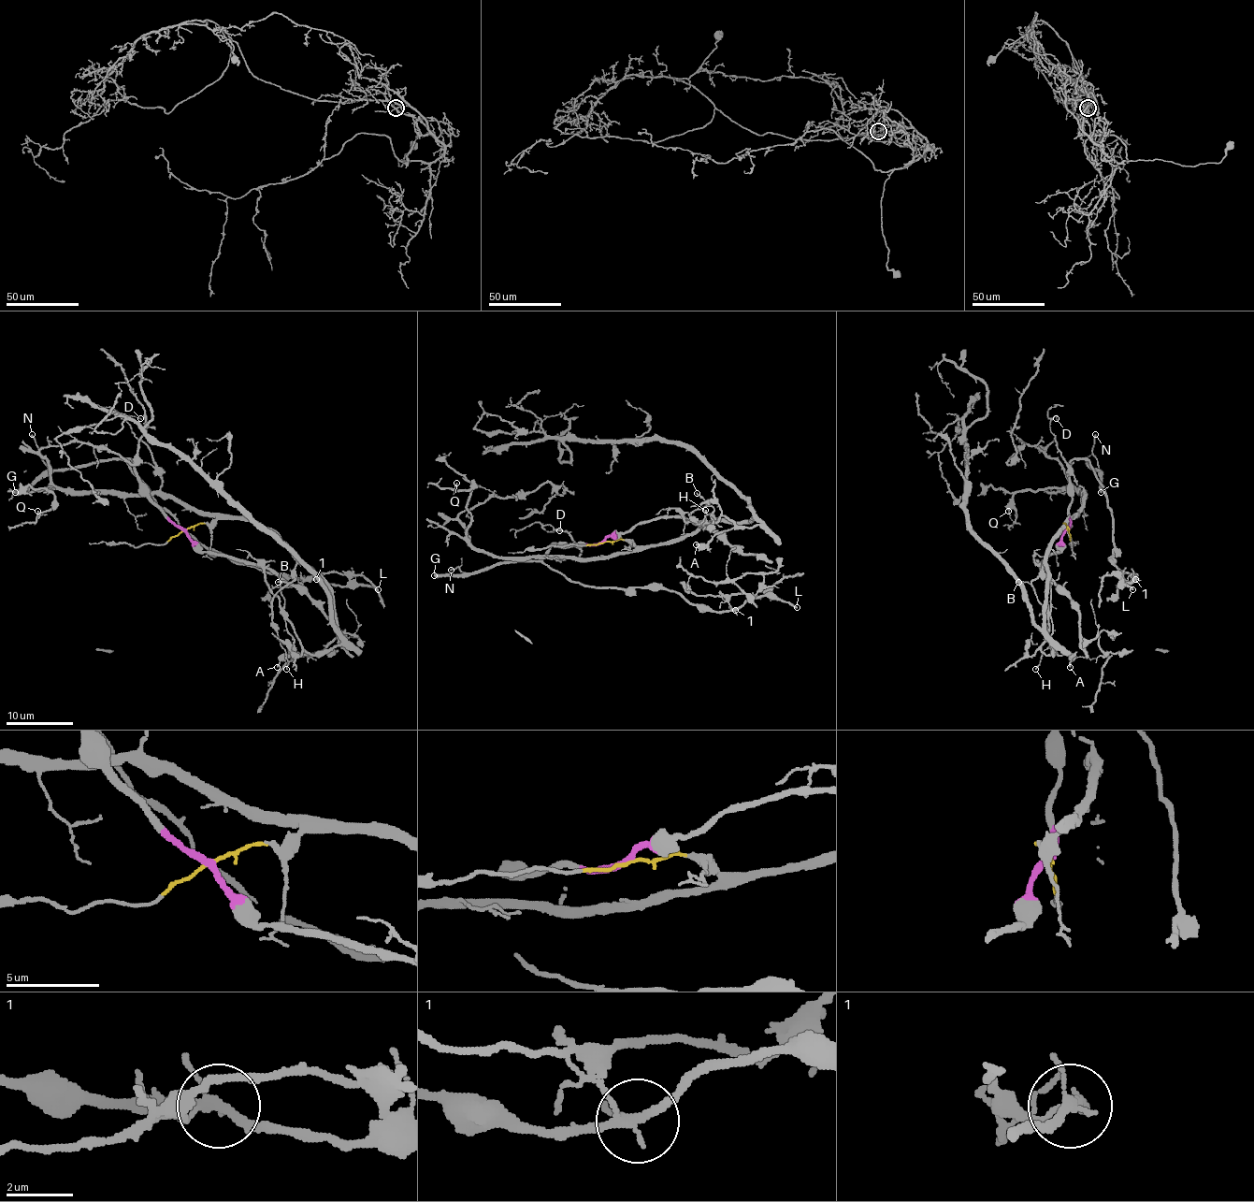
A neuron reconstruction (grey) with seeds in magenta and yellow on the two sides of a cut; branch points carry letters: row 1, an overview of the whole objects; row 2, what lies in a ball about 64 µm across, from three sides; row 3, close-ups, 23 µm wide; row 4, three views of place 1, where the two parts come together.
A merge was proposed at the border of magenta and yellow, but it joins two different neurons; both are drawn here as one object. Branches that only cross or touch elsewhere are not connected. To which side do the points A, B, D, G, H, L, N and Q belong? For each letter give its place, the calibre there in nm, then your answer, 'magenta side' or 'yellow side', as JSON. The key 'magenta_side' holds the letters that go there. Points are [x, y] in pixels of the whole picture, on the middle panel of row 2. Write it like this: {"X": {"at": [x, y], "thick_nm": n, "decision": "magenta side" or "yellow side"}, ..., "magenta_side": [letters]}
{"A": {"at": [696, 544], "thick_nm": 180, "decision": "yellow side"}, "B": {"at": [697, 493], "thick_nm": 150, "decision": "yellow side"}, "D": {"at": [559, 530], "thick_nm": 100, "decision": "yellow side"}, "G": {"at": [434, 575], "thick_nm": 400, "decision": "magenta side"}, "H": {"at": [705, 510], "thick_nm": 120, "decision": "yellow side"}, "L": {"at": [797, 607], "thick_nm": 240, "decision": "magenta side"}, "N": {"at": [451, 570], "thick_nm": 180, "decision": "magenta side"}, "Q": {"at": [456, 483], "thick_nm": 120, "decision": "yellow side"}, "magenta_side": ["G", "L", "N"]}

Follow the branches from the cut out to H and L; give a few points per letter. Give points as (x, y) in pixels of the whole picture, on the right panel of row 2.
H: (1067, 528), (1072, 519), (1061, 528), (1031, 586), (1048, 633), (1048, 647), (1035, 669)
L: (1067, 528), (1072, 499), (1068, 464), (1087, 459), (1106, 497), (1113, 562), (1136, 577), (1121, 586), (1133, 588)

